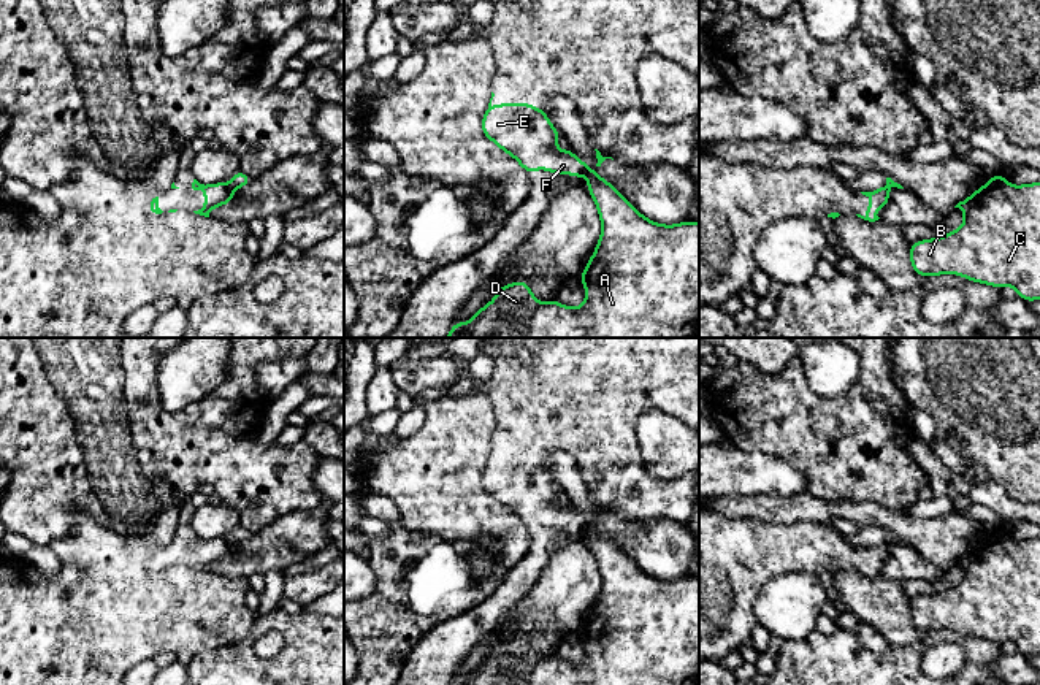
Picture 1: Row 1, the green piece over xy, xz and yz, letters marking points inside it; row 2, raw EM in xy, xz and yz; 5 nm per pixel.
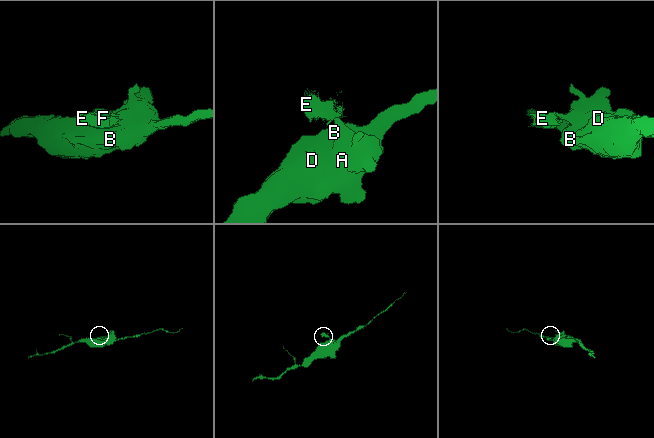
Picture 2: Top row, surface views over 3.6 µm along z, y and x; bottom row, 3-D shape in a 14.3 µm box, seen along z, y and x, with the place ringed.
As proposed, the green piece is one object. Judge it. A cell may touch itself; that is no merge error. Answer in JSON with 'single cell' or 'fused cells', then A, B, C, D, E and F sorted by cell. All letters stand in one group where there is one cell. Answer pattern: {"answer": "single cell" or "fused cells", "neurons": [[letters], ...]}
{"answer": "fused cells", "neurons": [["A", "B", "C", "D"], ["E", "F"]]}

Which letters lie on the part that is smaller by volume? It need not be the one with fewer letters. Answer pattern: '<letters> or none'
E, F

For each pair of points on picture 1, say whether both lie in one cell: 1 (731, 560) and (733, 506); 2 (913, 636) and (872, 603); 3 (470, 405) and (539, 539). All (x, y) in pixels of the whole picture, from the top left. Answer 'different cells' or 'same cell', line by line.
1: different cells
2: same cell
3: different cells

